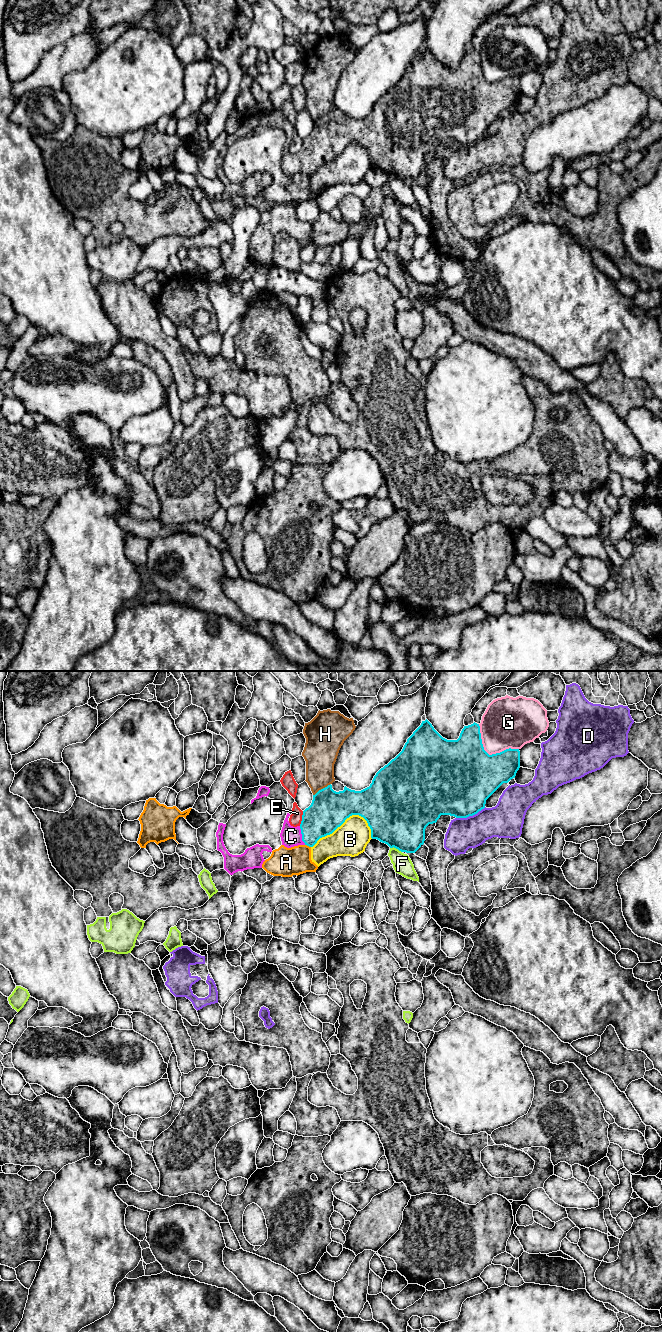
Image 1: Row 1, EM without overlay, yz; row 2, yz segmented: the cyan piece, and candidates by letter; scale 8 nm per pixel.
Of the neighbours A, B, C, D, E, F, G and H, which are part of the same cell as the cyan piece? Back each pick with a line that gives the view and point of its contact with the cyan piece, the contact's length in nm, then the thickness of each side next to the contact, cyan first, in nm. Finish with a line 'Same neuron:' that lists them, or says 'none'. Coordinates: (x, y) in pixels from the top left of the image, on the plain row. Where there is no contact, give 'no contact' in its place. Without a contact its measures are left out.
C: yz (302, 163) | 160 nm | 280/160 nm
Same neuron: C

